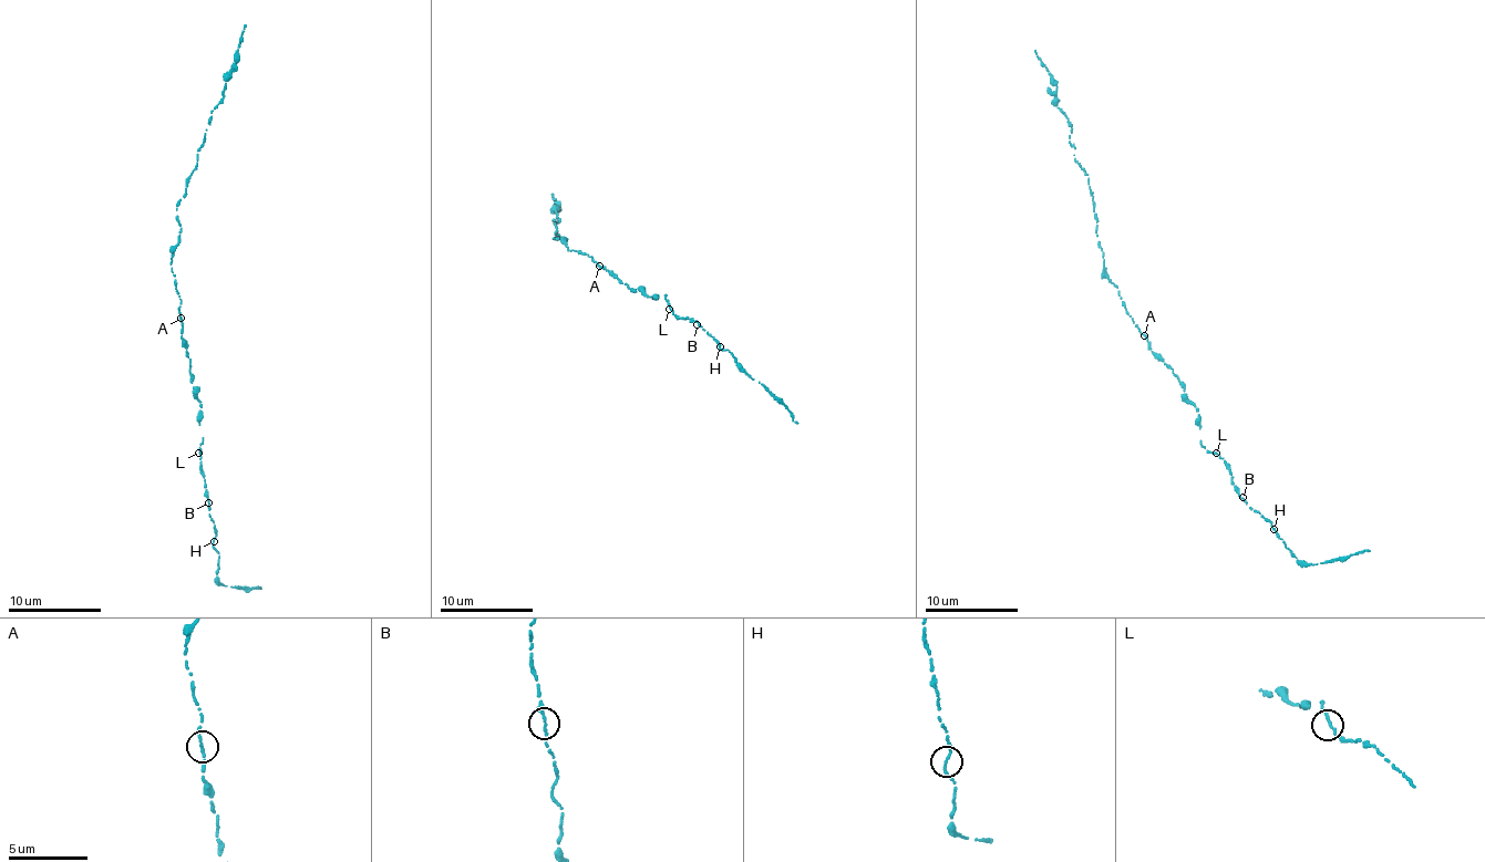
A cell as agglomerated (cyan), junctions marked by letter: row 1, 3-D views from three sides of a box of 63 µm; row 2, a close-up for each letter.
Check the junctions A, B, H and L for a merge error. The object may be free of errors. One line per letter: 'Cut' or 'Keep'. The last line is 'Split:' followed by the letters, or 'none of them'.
A: Keep
B: Keep
H: Keep
L: Keep
Split: none of them

